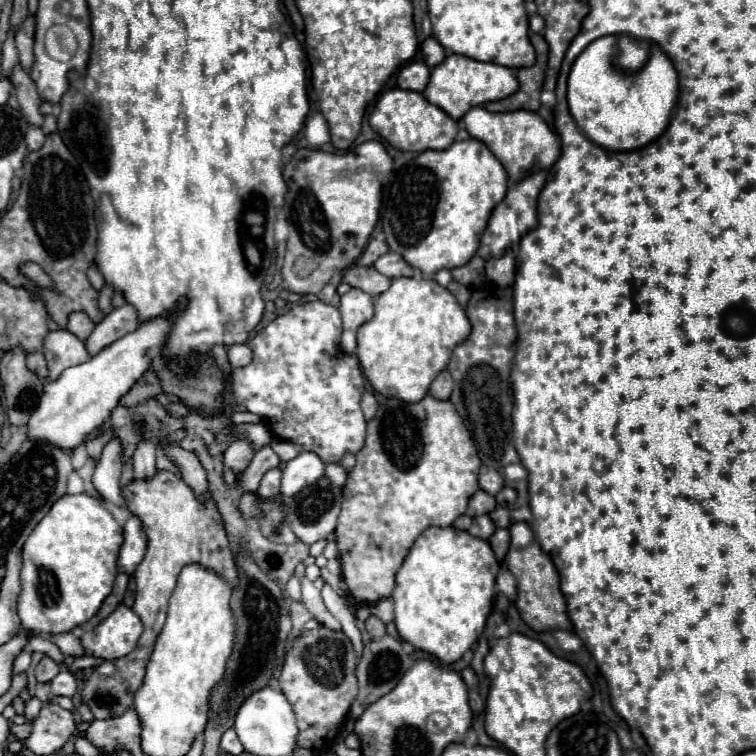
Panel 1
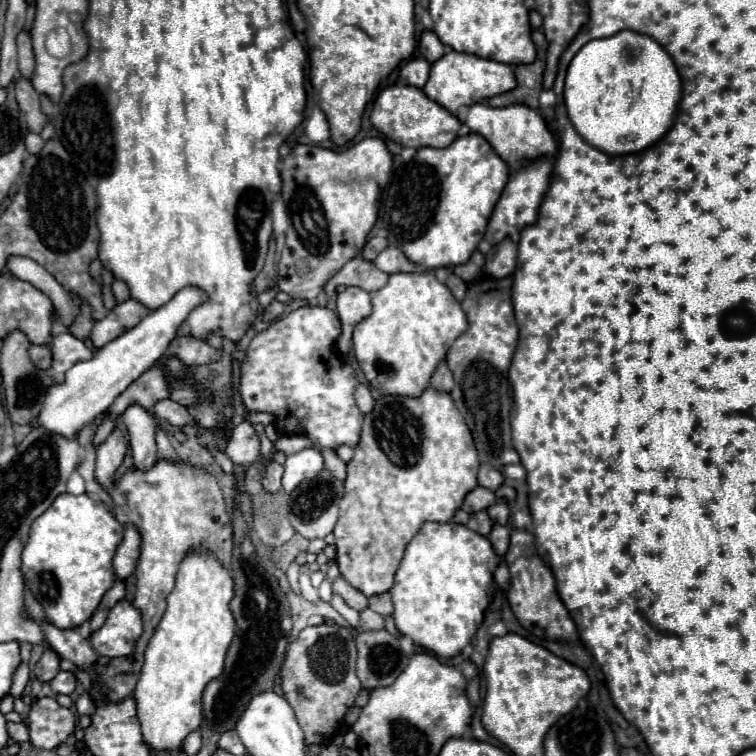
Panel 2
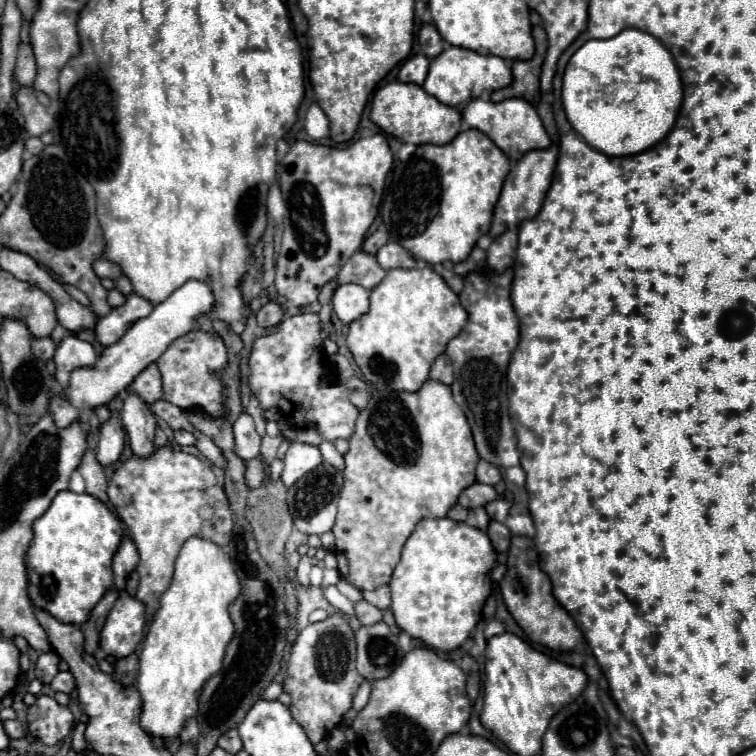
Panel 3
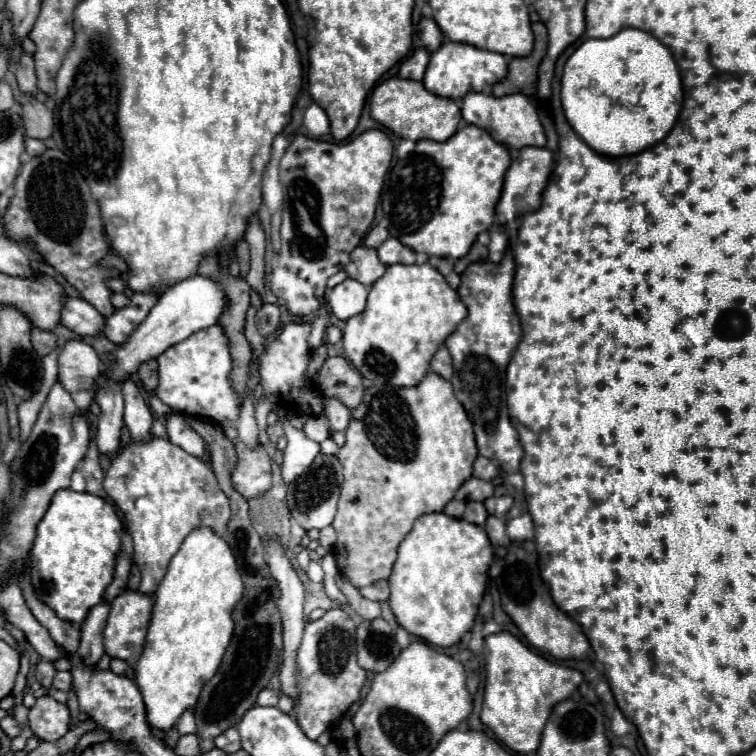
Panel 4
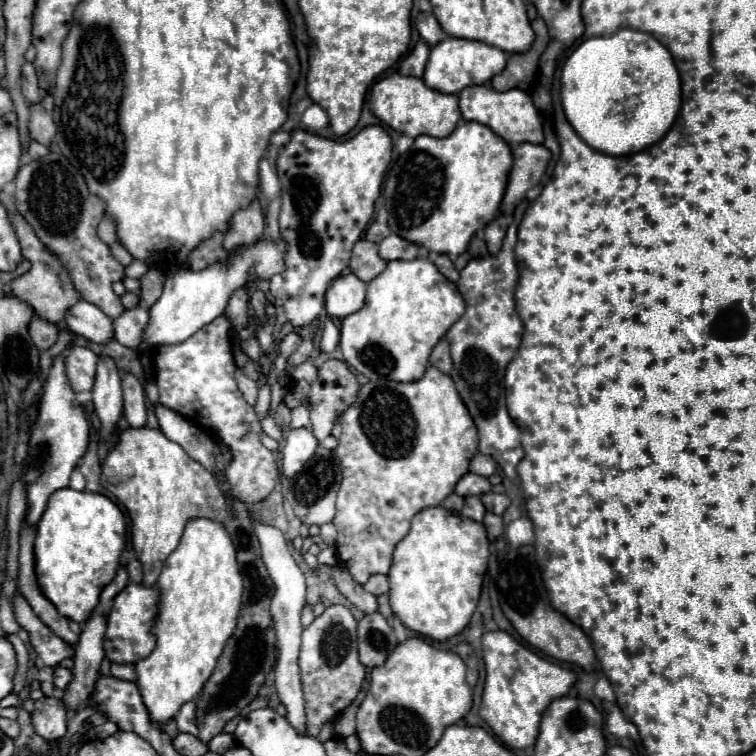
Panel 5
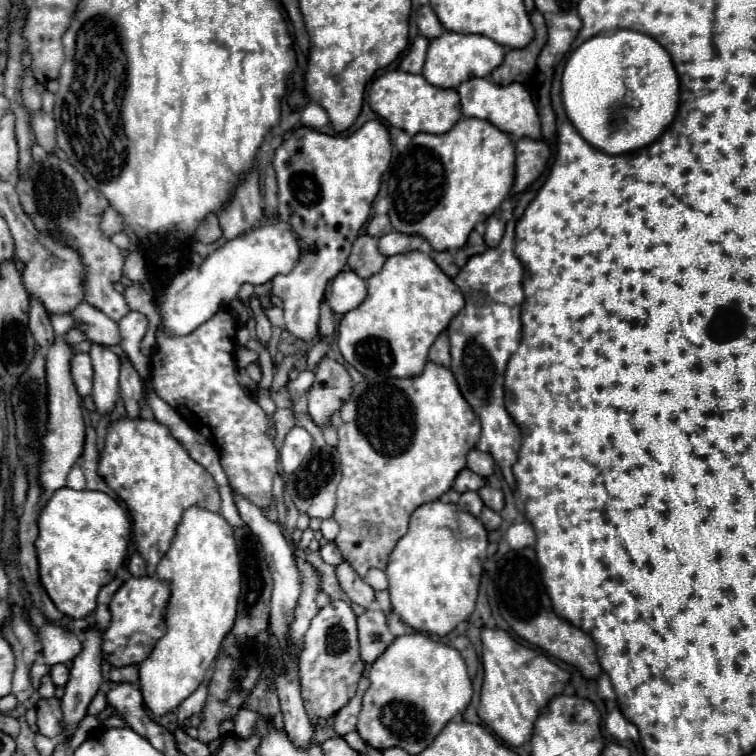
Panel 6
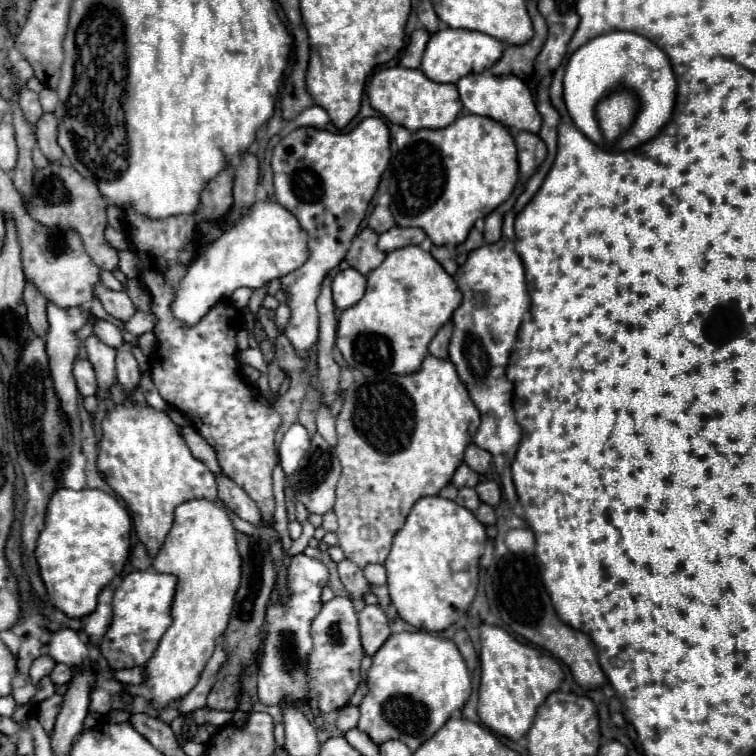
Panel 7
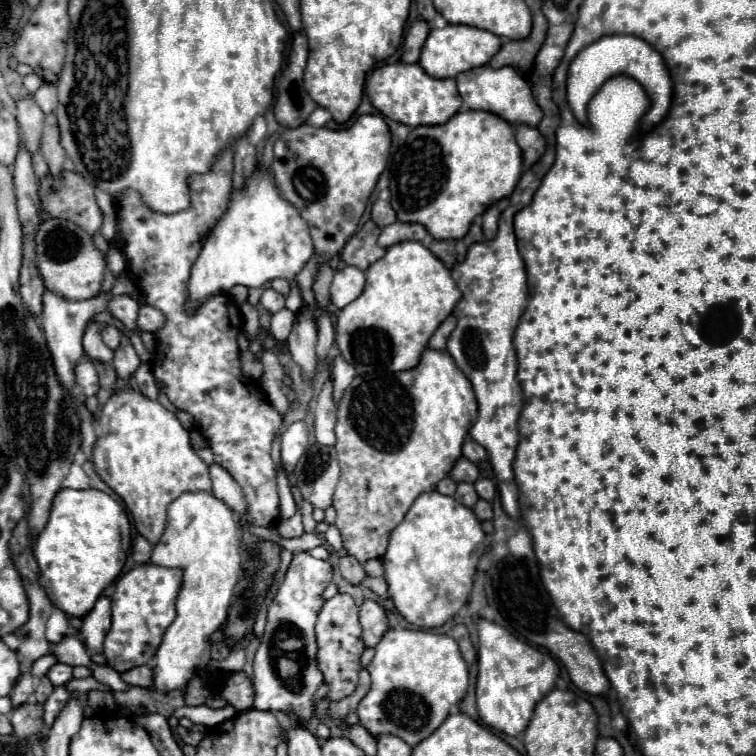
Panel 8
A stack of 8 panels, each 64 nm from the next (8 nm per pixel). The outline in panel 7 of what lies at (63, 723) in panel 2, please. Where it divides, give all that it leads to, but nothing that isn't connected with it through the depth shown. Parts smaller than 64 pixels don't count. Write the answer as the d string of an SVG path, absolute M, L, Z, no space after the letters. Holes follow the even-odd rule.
M58 692L54 696L50 696L48 700L40 702L40 706L38 706L38 722L44 726L46 732L52 732L54 720L56 720L56 716L60 712L60 706L62 706L62 694L58 694Z

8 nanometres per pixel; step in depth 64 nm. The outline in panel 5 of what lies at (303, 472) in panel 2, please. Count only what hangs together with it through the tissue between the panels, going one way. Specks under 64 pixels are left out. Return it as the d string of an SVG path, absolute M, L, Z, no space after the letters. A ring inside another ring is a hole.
M306 428L290 430L286 436L286 444L282 448L282 474L286 478L292 478L296 472L300 472L304 462L312 458L316 446L318 446L318 440L310 430Z

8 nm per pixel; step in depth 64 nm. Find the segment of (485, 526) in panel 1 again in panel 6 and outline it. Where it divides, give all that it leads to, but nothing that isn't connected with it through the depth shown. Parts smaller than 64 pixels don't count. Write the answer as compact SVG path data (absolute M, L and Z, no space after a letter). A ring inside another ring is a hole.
M464 492L464 494L460 494L460 502L458 502L458 506L460 506L462 510L474 514L474 516L480 516L480 510L482 510L484 504L482 504L478 492Z

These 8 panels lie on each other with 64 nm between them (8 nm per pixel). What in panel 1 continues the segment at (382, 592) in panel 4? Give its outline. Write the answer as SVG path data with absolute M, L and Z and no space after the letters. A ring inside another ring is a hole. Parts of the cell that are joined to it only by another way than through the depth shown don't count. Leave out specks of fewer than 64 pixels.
M382 598L380 602L370 604L370 612L372 612L374 616L378 616L382 622L392 622L392 618L394 618L392 600L390 600L390 598Z

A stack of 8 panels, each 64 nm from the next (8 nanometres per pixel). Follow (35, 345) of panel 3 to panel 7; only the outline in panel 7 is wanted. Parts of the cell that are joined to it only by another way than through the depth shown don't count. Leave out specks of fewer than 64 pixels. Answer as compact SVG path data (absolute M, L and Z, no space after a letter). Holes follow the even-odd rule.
M26 280L26 286L24 286L24 304L28 308L28 324L30 328L38 334L38 336L44 336L46 330L48 330L48 320L46 320L46 298L44 294L32 284Z

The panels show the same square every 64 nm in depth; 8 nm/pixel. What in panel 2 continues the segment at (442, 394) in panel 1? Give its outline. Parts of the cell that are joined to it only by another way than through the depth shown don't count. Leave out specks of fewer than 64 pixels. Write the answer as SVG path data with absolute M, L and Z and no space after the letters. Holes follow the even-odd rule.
M446 360L440 362L438 368L434 370L434 374L430 378L430 386L434 386L436 390L444 390L444 392L450 392L452 390L454 380L452 380L452 372L446 366Z

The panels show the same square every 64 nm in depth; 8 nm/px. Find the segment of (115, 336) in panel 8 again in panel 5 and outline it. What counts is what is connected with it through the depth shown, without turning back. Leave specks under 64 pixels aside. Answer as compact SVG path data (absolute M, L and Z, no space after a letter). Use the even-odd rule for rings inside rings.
M78 300L74 304L74 308L70 308L66 312L64 322L74 334L84 336L90 342L106 344L106 342L114 340L112 338L112 320L90 302Z

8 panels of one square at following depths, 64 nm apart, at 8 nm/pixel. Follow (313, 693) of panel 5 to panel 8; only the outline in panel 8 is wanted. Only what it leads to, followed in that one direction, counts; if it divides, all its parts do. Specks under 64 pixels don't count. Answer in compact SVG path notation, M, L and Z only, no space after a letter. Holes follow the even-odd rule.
M336 594L326 600L322 612L316 622L316 638L318 638L318 666L324 674L324 682L330 686L328 700L342 700L356 690L358 672L360 672L360 656L364 652L362 628L358 622L358 606L348 594Z

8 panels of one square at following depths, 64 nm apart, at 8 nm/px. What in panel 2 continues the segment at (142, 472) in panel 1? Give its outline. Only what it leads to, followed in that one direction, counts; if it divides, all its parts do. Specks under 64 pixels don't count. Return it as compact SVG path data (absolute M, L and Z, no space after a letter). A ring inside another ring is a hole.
M130 404L120 418L130 434L134 466L140 470L150 468L156 462L156 442L154 442L156 420L140 404Z

